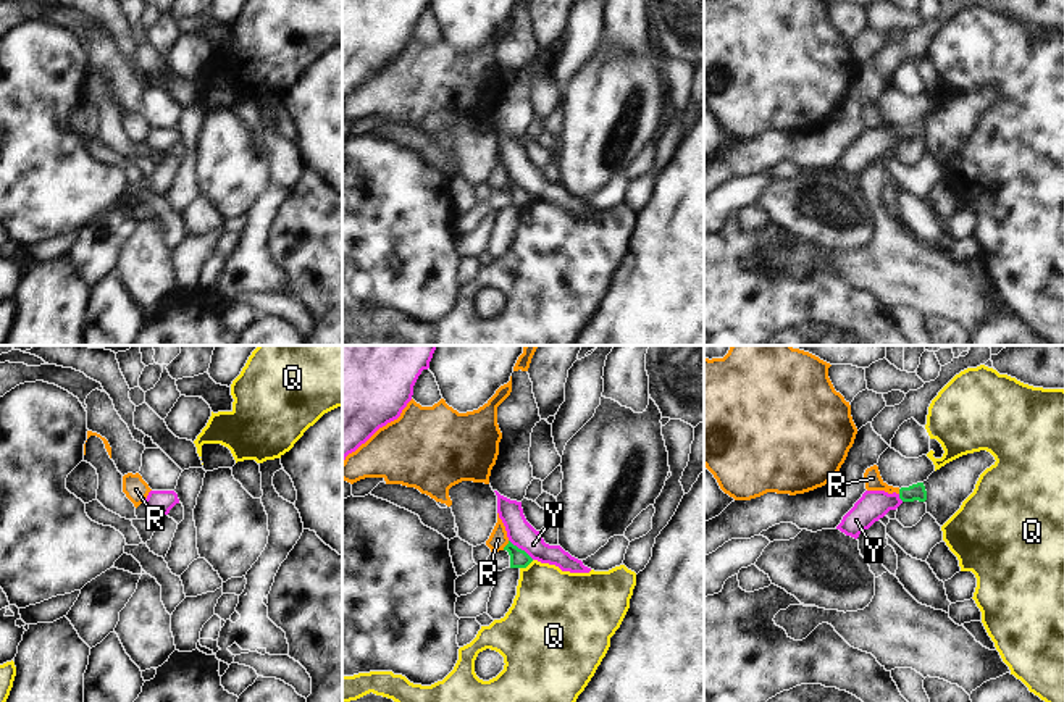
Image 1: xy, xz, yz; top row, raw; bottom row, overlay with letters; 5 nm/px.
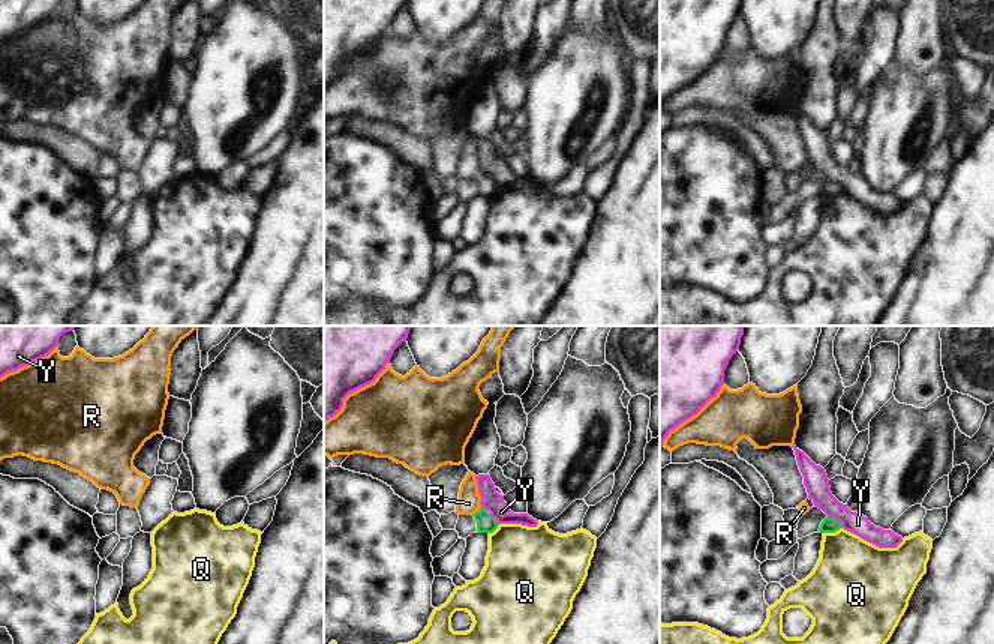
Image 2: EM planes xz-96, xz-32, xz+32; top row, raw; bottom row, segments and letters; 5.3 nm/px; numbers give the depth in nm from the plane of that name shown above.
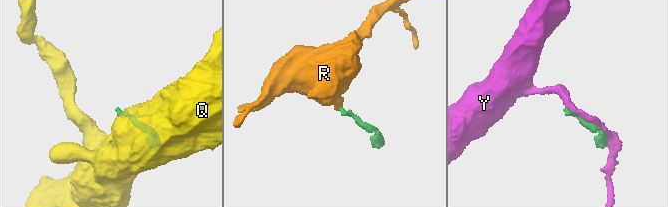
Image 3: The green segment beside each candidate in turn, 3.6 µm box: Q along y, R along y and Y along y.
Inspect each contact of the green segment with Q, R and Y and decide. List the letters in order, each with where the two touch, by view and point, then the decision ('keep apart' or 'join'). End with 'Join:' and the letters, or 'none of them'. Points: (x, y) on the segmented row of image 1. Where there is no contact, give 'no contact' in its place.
Q: xz (527, 565) | keep apart
R: xz (506, 546) | join
Y: xz (520, 549) | keep apart
Join: R

